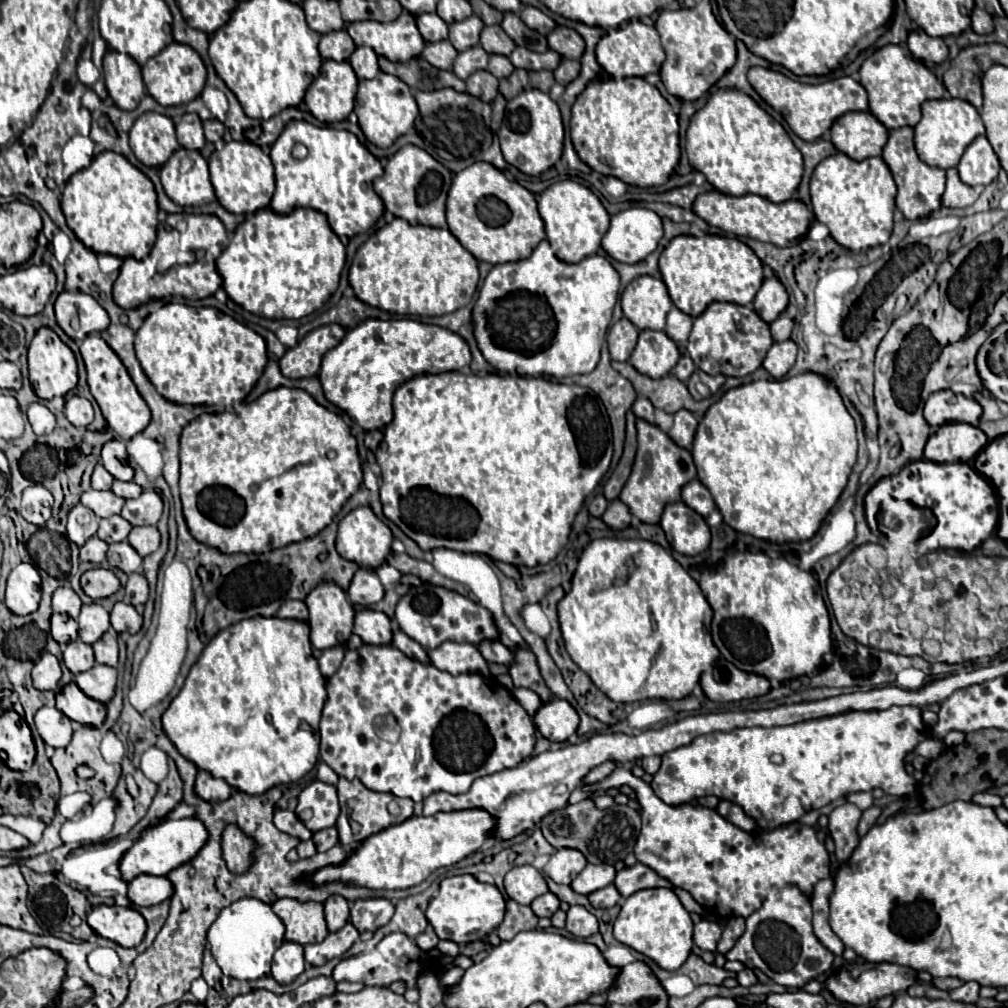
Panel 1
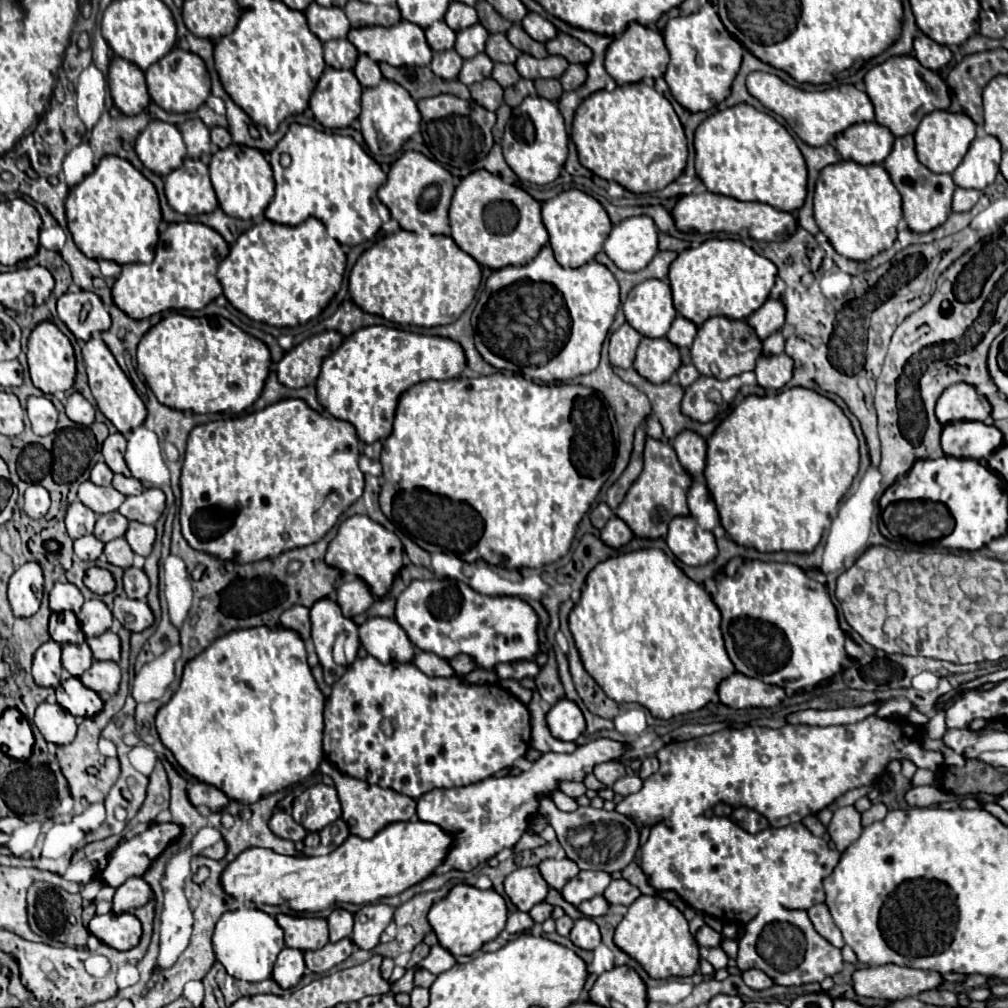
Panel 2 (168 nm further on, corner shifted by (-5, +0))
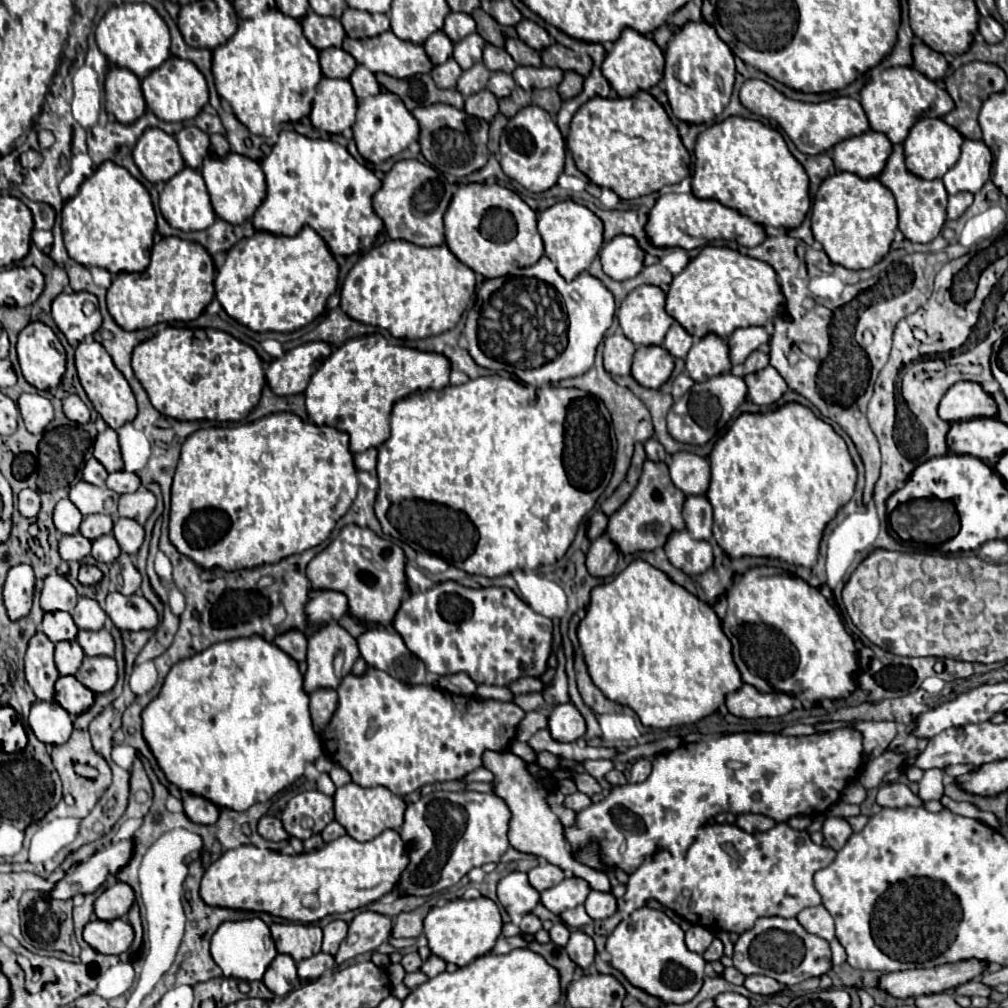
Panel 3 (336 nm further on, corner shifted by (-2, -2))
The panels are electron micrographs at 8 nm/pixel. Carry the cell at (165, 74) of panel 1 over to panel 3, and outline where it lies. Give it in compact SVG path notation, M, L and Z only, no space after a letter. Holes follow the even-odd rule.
M168 58L160 68L152 70L144 80L142 80L142 92L146 98L148 110L152 110L160 120L164 122L182 122L194 118L204 104L208 102L208 86L200 70L182 58Z

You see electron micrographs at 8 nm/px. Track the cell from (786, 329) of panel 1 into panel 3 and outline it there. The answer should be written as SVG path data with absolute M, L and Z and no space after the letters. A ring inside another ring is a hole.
M760 348L756 352L752 352L746 362L744 362L744 374L752 374L752 372L758 372L762 368L768 366L768 352L766 348Z

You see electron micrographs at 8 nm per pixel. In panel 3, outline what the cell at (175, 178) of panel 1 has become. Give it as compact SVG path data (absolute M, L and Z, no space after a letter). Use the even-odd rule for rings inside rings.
M184 168L164 184L160 212L172 228L182 232L206 230L216 220L204 178L198 170Z

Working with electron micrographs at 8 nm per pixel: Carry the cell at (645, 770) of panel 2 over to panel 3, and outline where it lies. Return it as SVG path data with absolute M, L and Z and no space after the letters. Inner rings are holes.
M638 758L630 770L630 782L644 782L652 772L650 758Z

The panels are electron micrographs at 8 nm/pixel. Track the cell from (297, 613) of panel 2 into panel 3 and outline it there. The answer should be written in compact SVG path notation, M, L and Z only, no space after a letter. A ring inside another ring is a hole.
M292 630L292 632L280 634L280 636L276 636L274 644L276 644L280 650L284 650L290 658L294 658L296 662L306 660L306 638L304 638L302 632Z

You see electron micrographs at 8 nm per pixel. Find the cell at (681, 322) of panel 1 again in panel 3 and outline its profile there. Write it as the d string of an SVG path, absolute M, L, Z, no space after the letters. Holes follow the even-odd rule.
M674 322L674 324L670 326L670 330L668 330L662 346L664 346L674 358L686 358L692 342L694 342L692 336L690 336L678 322Z

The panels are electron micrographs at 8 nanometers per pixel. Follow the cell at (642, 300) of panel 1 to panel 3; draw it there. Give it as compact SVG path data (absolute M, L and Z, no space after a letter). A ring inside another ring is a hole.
M638 286L634 288L618 308L618 320L622 332L636 346L660 346L672 316L664 310L666 294L658 286Z

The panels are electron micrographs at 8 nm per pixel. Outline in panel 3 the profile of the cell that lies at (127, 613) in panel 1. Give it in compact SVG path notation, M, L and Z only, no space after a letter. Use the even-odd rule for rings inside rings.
M110 592L104 610L118 630L150 630L158 624L154 606L140 594L124 596L120 592Z

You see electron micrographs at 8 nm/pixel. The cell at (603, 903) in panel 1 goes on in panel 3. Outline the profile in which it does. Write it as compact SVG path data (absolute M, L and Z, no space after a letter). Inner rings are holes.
M576 906L576 908L572 908L572 910L564 910L564 912L560 914L560 918L562 918L562 922L564 922L566 926L570 926L570 928L582 928L584 924L590 924L590 922L592 922L590 916L586 914L584 906Z

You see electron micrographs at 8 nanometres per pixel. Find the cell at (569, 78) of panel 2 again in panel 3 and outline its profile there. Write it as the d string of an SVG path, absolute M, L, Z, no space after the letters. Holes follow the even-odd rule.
M566 72L562 84L558 86L558 94L562 96L562 100L570 100L582 92L582 84L584 84L584 78L580 74Z

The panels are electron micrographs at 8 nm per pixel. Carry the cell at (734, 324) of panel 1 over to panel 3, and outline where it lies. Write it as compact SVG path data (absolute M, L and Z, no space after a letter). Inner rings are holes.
M716 334L696 340L686 356L686 372L694 382L704 382L712 376L730 372L726 342Z

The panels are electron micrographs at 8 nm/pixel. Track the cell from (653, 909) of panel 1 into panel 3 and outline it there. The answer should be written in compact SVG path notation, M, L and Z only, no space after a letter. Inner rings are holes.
M644 906L632 912L608 936L606 952L610 954L612 968L620 970L632 986L660 998L666 1004L690 1002L702 988L706 960L686 948L684 930L660 910Z

